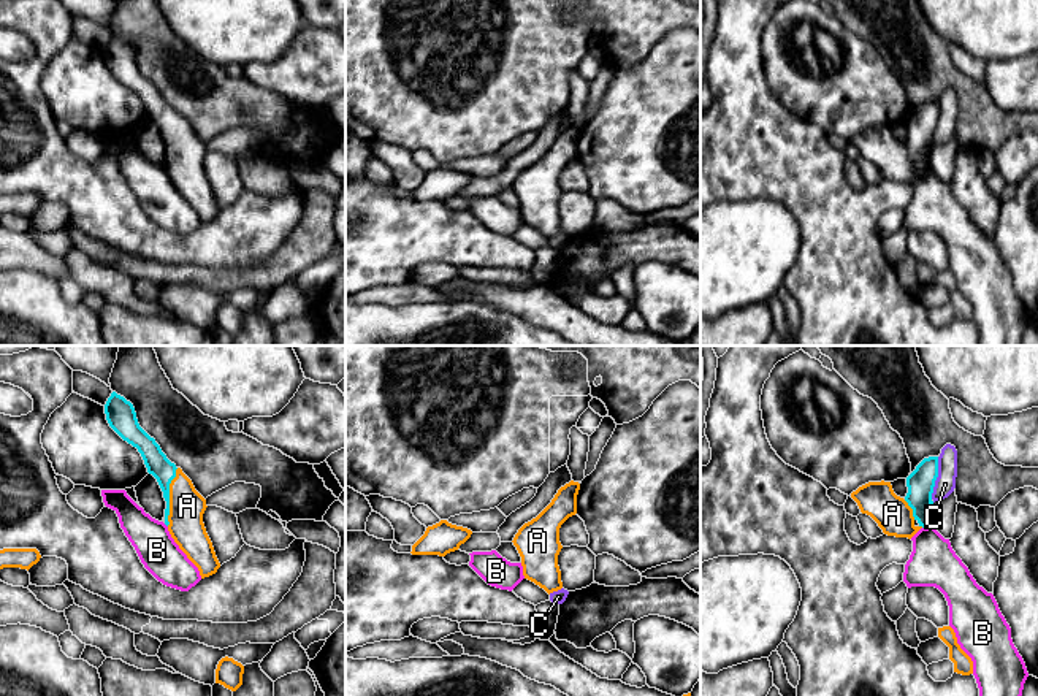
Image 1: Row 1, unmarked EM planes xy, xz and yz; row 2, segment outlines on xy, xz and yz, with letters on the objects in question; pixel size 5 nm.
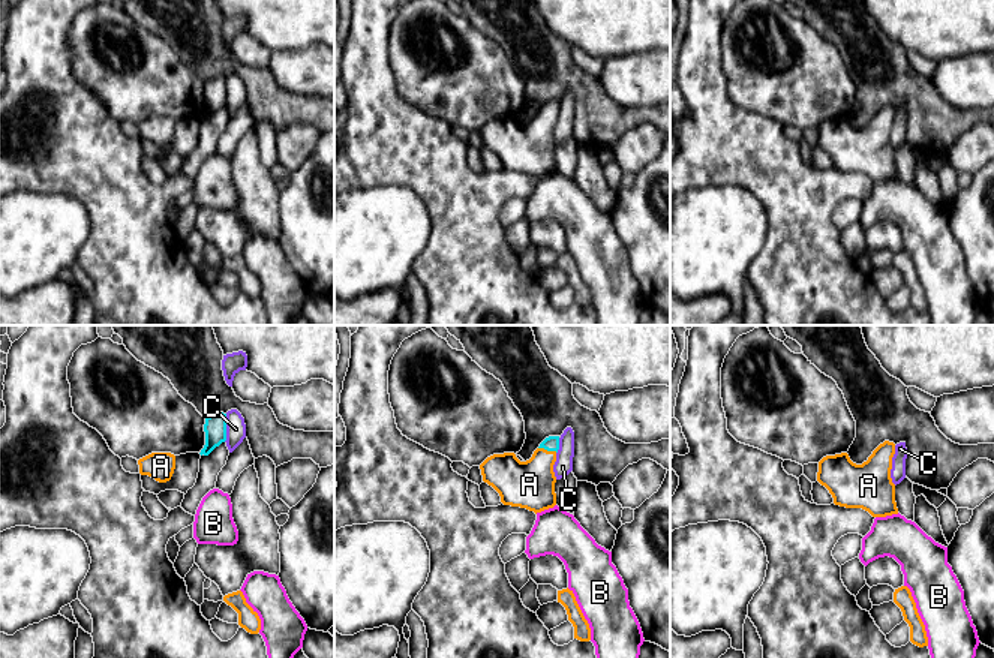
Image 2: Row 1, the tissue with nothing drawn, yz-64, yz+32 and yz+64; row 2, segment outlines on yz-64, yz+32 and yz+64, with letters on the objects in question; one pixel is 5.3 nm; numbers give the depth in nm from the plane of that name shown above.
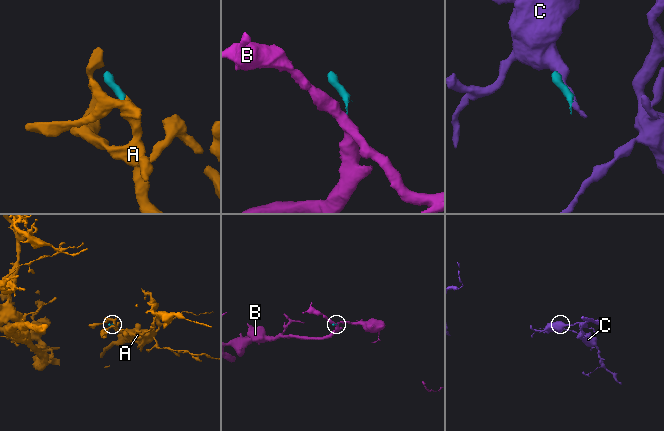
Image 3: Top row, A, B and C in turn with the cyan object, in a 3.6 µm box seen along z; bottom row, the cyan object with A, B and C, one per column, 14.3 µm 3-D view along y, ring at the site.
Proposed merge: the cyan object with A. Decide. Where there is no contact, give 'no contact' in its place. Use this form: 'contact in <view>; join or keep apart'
contact in xy; join

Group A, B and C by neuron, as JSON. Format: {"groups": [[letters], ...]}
{"groups": [["A"], ["B"], ["C"]]}

